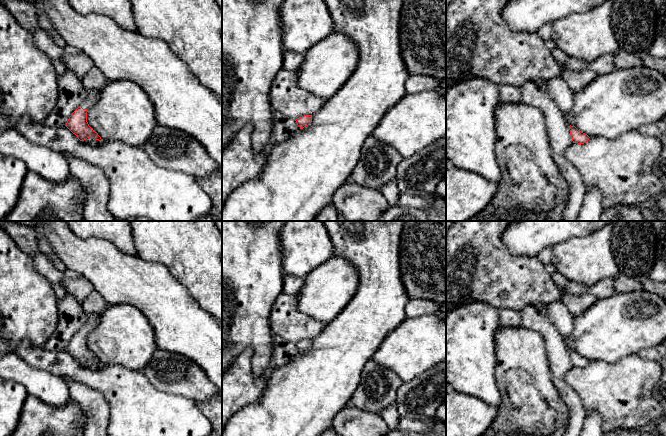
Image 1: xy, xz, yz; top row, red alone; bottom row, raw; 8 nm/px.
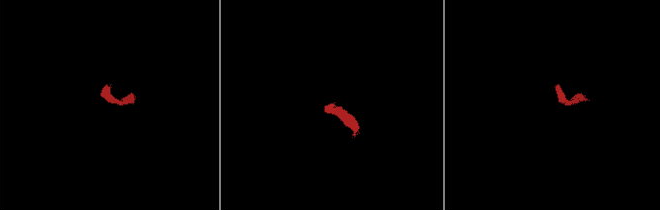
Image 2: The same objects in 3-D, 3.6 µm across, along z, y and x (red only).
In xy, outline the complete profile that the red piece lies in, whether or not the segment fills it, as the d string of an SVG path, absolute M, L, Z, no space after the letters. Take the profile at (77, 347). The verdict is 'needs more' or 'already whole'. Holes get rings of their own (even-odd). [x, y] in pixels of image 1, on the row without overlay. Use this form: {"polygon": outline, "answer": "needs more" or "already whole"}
{"polygon": "M100 313L87 315L84 326L71 338L65 349L80 365L84 365L89 361L102 365L98 357L87 346L88 333L98 325L100 316Z", "answer": "needs more"}

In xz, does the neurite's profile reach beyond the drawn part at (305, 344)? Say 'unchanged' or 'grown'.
unchanged

